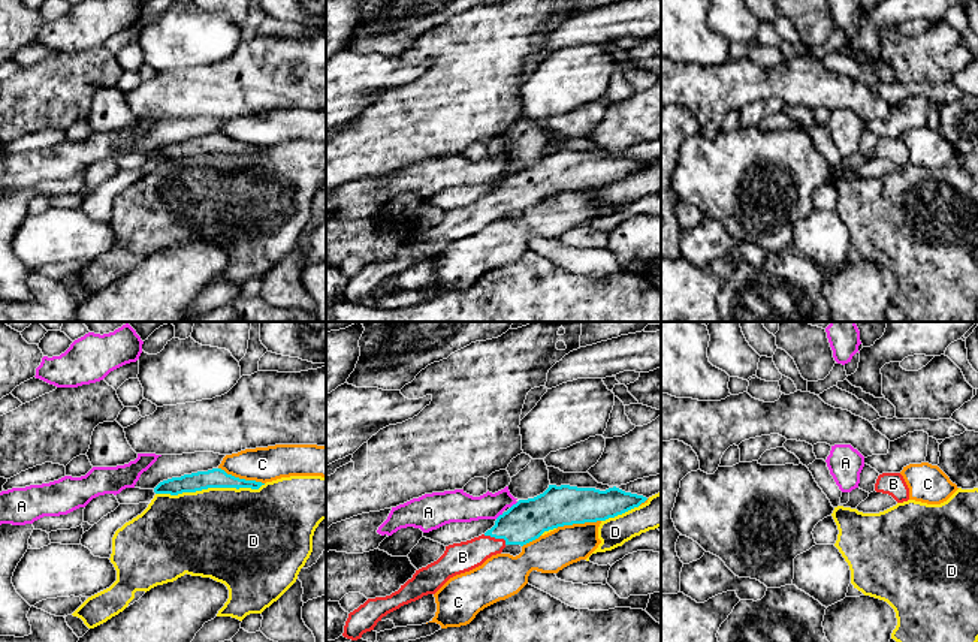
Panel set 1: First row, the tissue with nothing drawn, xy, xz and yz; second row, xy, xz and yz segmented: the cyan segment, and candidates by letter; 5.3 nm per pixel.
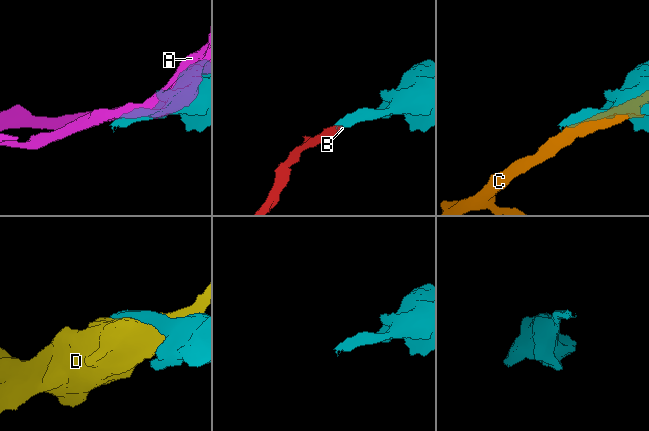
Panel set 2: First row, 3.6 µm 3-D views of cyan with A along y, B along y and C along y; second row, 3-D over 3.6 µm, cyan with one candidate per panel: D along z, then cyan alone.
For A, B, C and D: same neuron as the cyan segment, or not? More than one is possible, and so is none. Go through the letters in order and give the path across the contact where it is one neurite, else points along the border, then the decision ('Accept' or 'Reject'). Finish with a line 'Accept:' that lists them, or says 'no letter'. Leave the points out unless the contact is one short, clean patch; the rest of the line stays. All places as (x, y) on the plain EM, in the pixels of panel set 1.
A: Boundary: xz (518, 166), (510, 172). Reject
B: Path across: xz (525, 186), (495, 202), (485, 211), (462, 222). Accept
C: Reject
D: Reject
Accept: B

